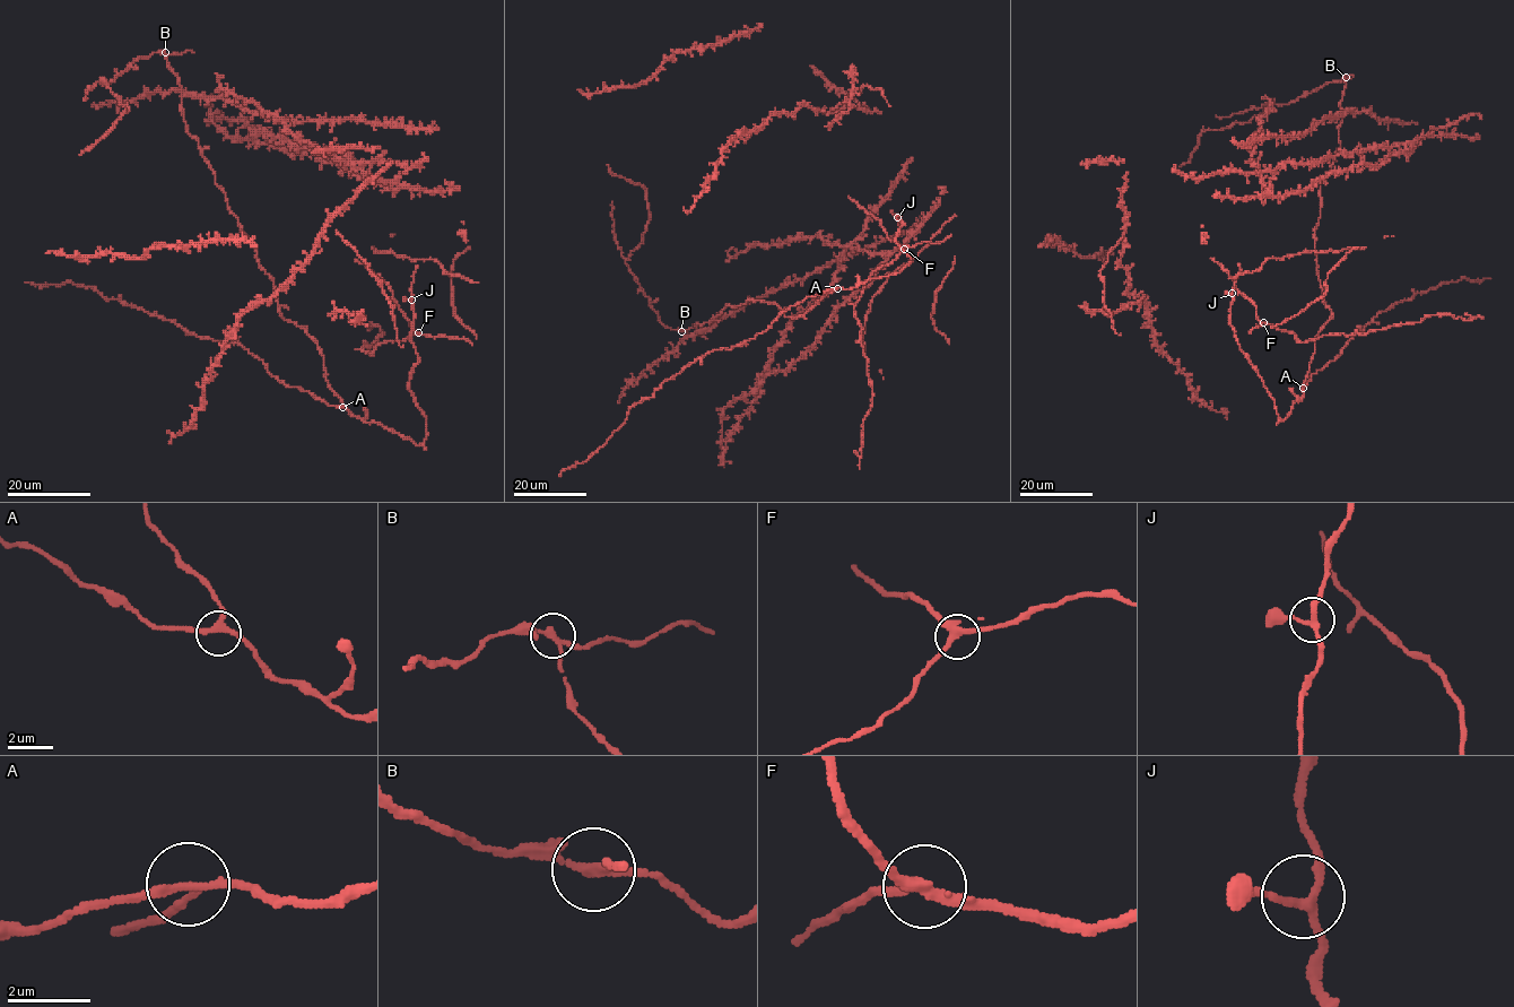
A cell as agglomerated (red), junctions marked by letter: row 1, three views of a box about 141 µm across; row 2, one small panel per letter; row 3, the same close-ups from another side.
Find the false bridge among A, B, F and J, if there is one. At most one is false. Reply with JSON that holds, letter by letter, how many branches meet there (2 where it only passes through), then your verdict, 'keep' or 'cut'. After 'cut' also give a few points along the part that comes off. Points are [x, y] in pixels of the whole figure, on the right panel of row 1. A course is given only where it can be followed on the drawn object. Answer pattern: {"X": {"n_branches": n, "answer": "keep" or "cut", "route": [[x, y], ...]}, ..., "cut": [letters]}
{"A": {"n_branches": 3, "answer": "keep"}, "B": {"n_branches": 3, "answer": "cut", "route": [[1346, 77], [1328, 81], [1288, 104], [1270, 102], [1264, 111], [1244, 123], [1204, 130], [1190, 162], [1178, 167]]}, "F": {"n_branches": 3, "answer": "keep"}, "J": {"n_branches": 3, "answer": "keep"}, "cut": ["B"]}

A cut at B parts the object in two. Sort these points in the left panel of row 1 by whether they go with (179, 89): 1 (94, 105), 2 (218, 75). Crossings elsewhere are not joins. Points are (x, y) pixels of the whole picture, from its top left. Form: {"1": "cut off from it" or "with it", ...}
{"1": "with it", "2": "with it"}

